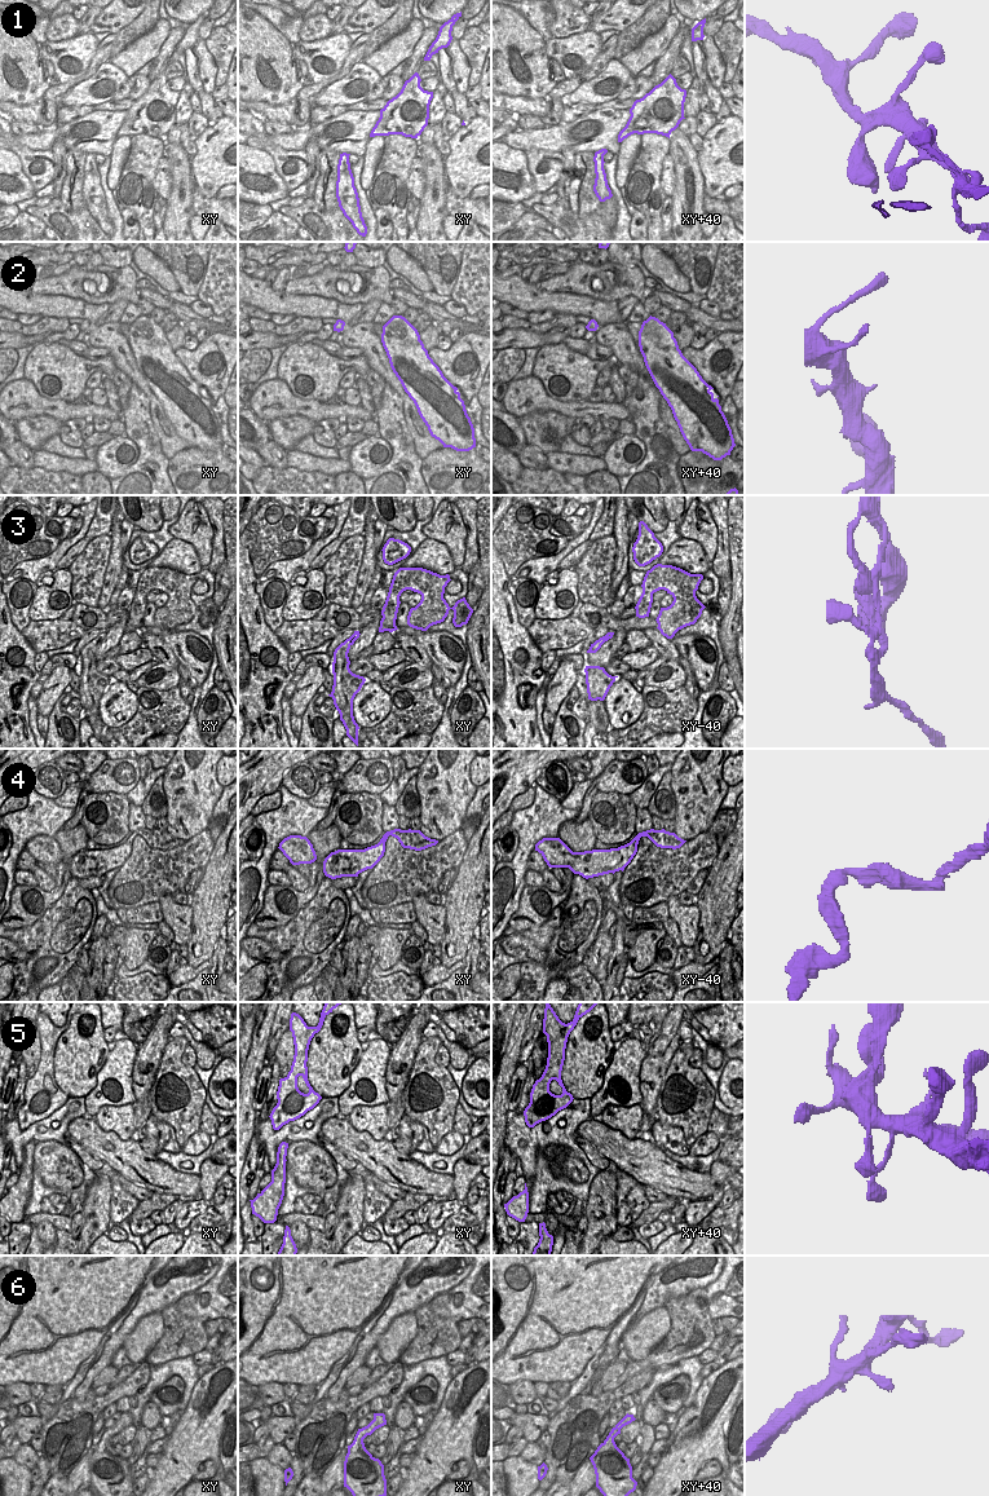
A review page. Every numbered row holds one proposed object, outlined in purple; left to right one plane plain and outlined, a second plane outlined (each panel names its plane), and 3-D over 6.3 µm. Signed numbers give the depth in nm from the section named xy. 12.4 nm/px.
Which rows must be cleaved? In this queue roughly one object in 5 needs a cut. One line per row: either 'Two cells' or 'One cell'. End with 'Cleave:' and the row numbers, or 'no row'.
1: One cell
2: One cell
3: One cell
4: One cell
5: One cell
6: One cell
Cleave: no row.

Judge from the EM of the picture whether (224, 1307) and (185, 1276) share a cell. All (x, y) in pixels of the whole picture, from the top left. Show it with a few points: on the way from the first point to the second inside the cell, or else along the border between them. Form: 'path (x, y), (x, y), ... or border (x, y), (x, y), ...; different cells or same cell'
border (220, 1269), (206, 1283), (176, 1301); different cells

